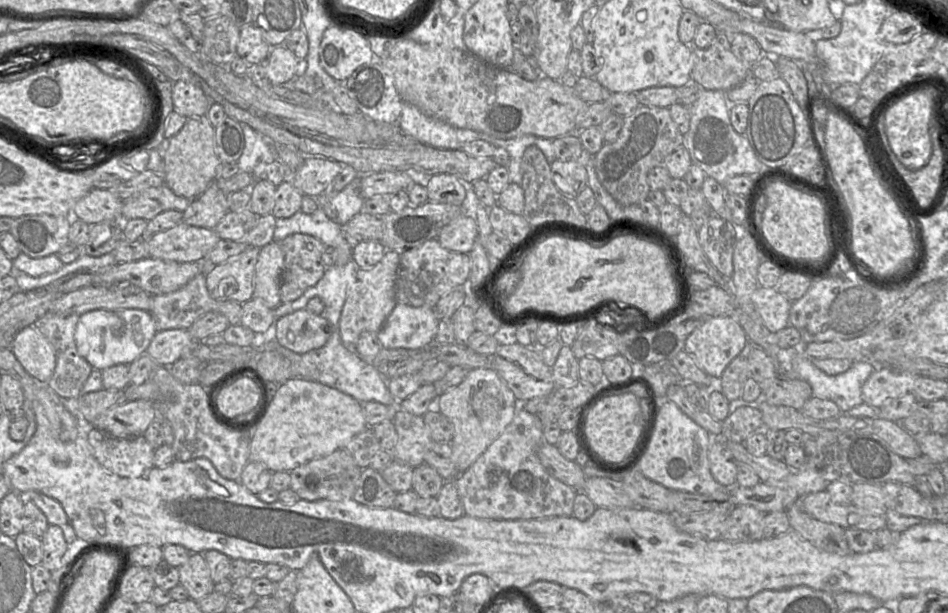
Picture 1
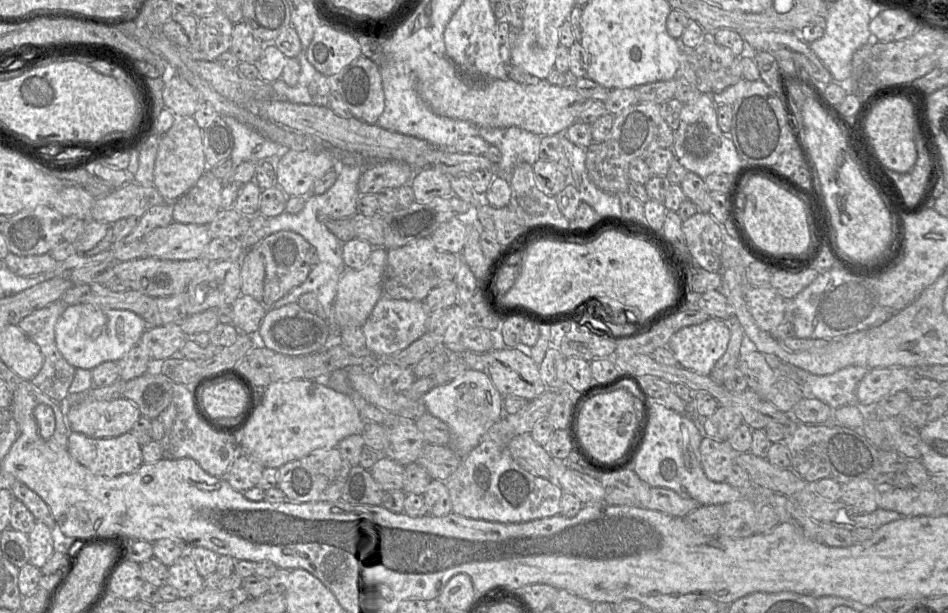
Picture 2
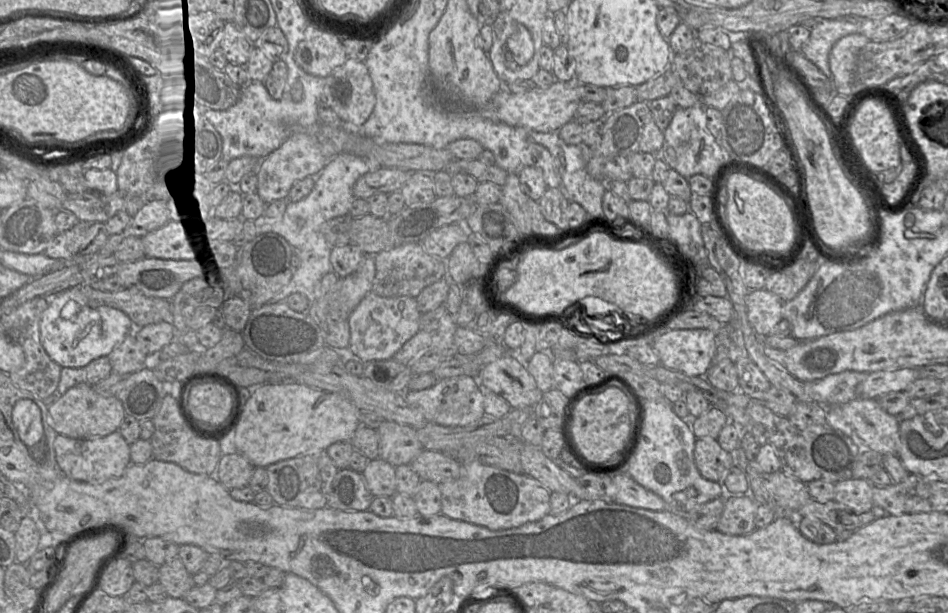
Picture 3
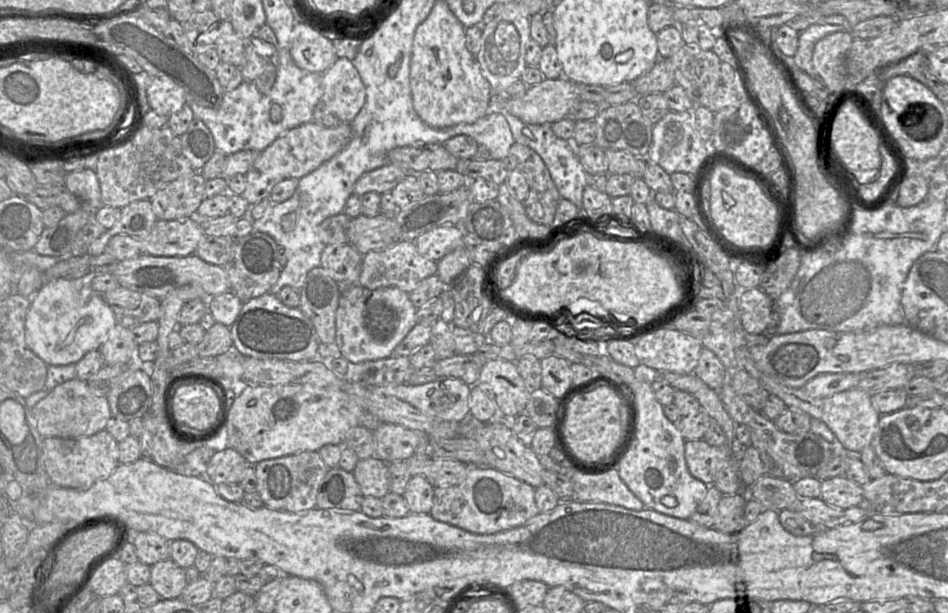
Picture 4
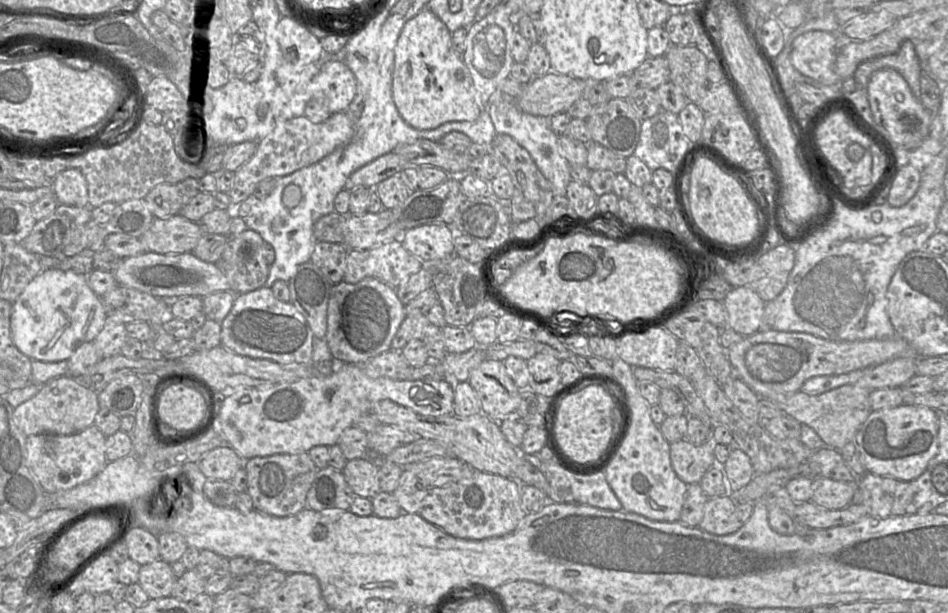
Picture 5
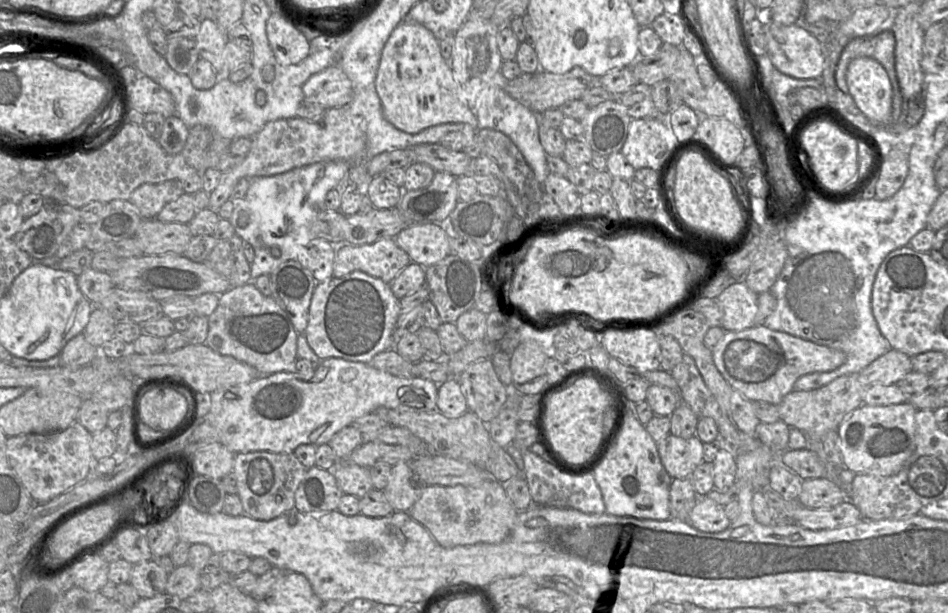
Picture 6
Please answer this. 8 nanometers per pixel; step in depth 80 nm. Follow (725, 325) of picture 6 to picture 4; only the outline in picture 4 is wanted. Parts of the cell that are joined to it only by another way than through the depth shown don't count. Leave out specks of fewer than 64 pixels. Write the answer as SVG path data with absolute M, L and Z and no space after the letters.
M760 288L740 291L740 325L747 334L761 335L771 331L773 303Z

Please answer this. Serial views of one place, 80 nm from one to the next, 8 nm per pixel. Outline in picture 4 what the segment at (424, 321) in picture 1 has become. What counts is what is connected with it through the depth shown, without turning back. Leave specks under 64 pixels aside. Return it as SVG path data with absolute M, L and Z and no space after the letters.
M359 284L342 288L339 305L336 311L336 353L354 363L371 359L382 359L394 354L396 346L407 336L418 323L417 308L411 302L408 293L394 287L368 289Z

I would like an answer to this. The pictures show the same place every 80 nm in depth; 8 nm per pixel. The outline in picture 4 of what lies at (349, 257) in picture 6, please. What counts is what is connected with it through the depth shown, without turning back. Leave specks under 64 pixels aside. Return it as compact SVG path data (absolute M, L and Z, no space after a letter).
M400 239L385 249L363 255L357 283L371 290L394 287L410 293L422 280L436 275L437 269L437 262L422 256L413 241Z

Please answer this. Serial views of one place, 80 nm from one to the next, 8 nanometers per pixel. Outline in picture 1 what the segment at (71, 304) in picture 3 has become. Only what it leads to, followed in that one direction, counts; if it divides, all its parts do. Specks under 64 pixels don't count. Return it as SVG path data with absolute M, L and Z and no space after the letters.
M135 308L92 310L79 316L74 338L78 354L86 359L94 370L102 371L117 364L129 365L140 355L146 353L156 332L155 322L149 311Z

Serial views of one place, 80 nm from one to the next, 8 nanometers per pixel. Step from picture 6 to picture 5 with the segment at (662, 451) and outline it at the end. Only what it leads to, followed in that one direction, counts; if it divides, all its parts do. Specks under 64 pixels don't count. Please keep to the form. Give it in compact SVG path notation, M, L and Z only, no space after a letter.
M679 440L670 445L672 467L686 484L699 483L706 471L714 464L713 444L694 445Z

